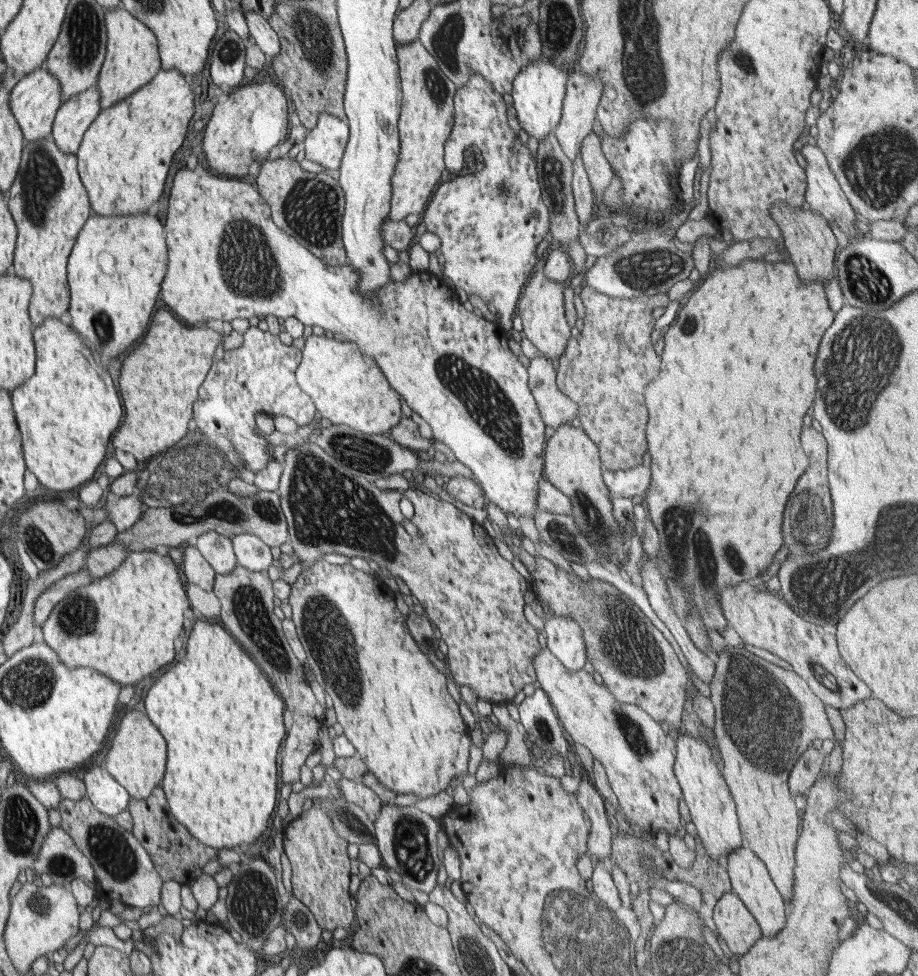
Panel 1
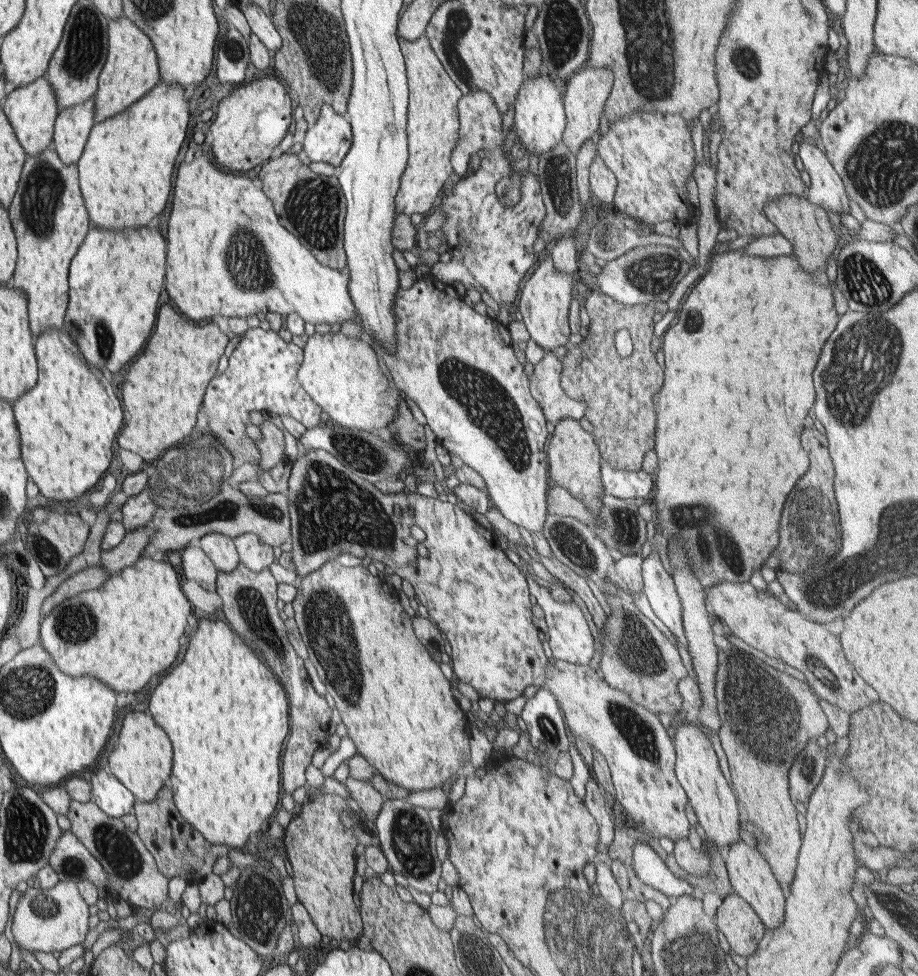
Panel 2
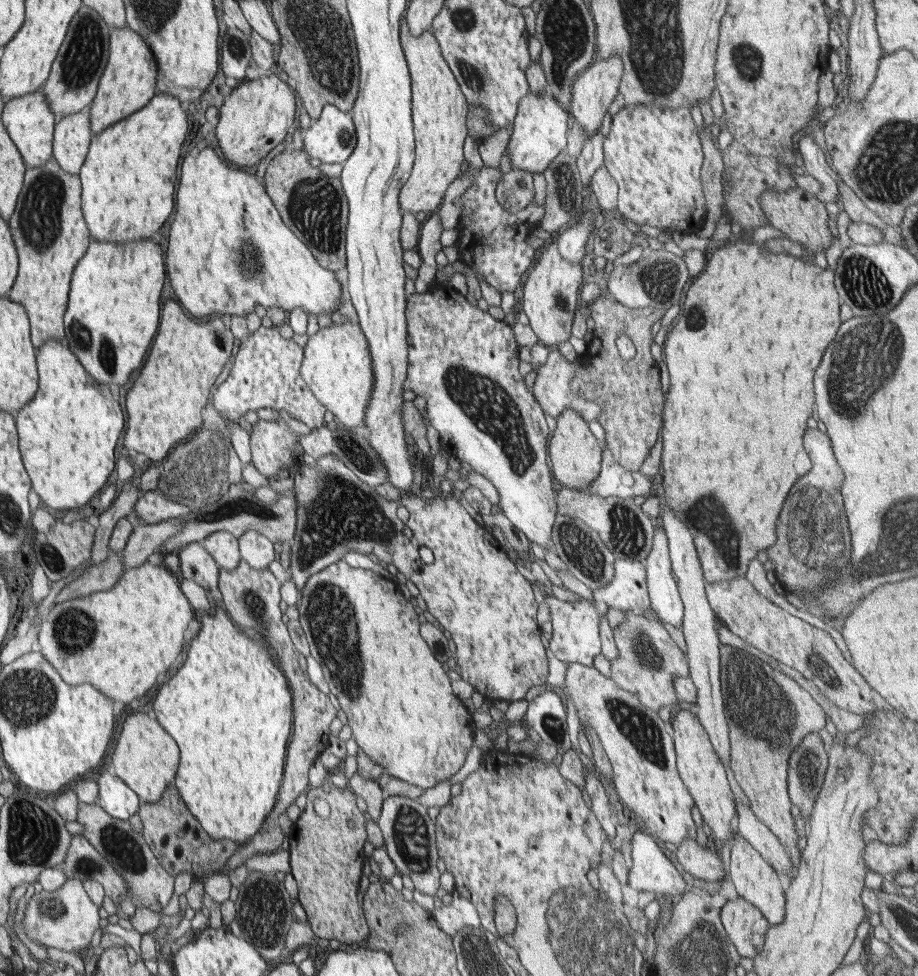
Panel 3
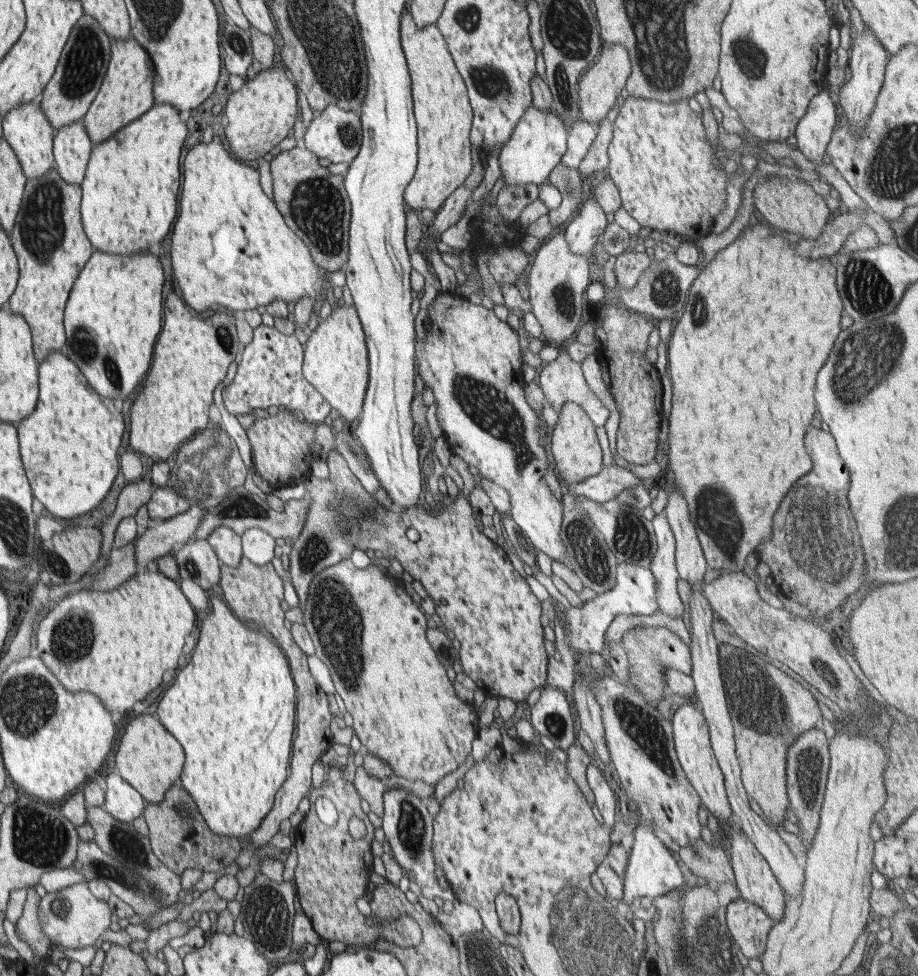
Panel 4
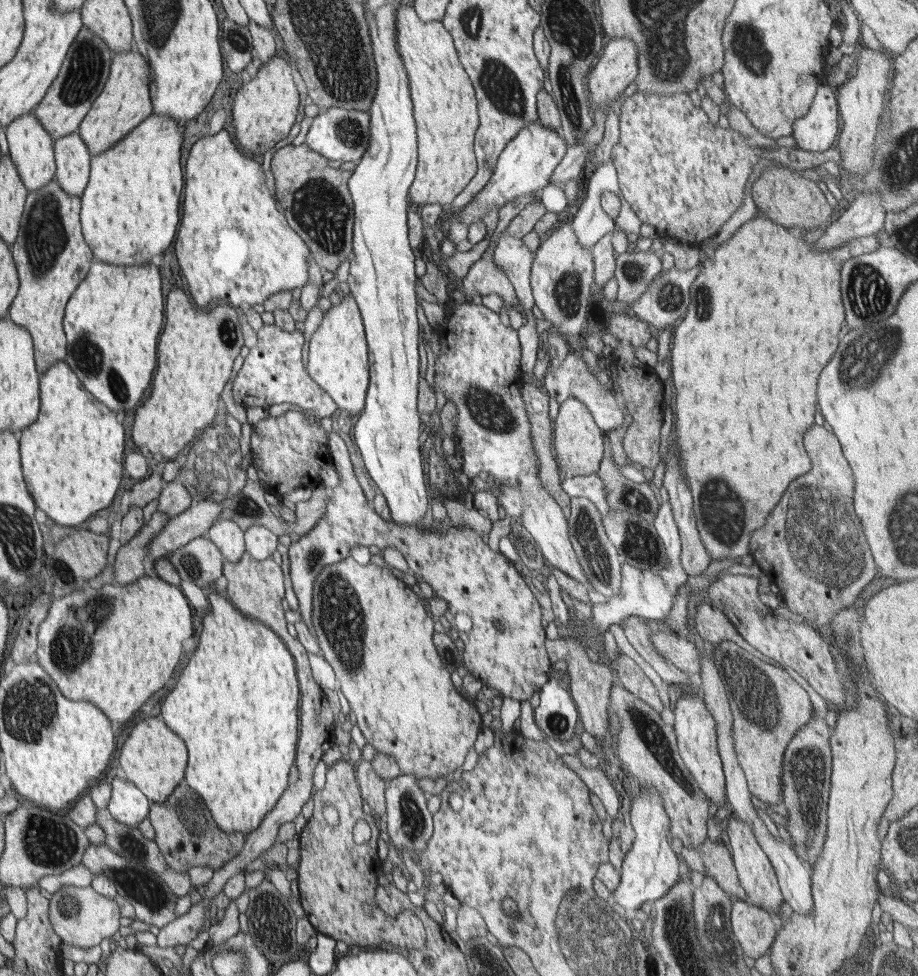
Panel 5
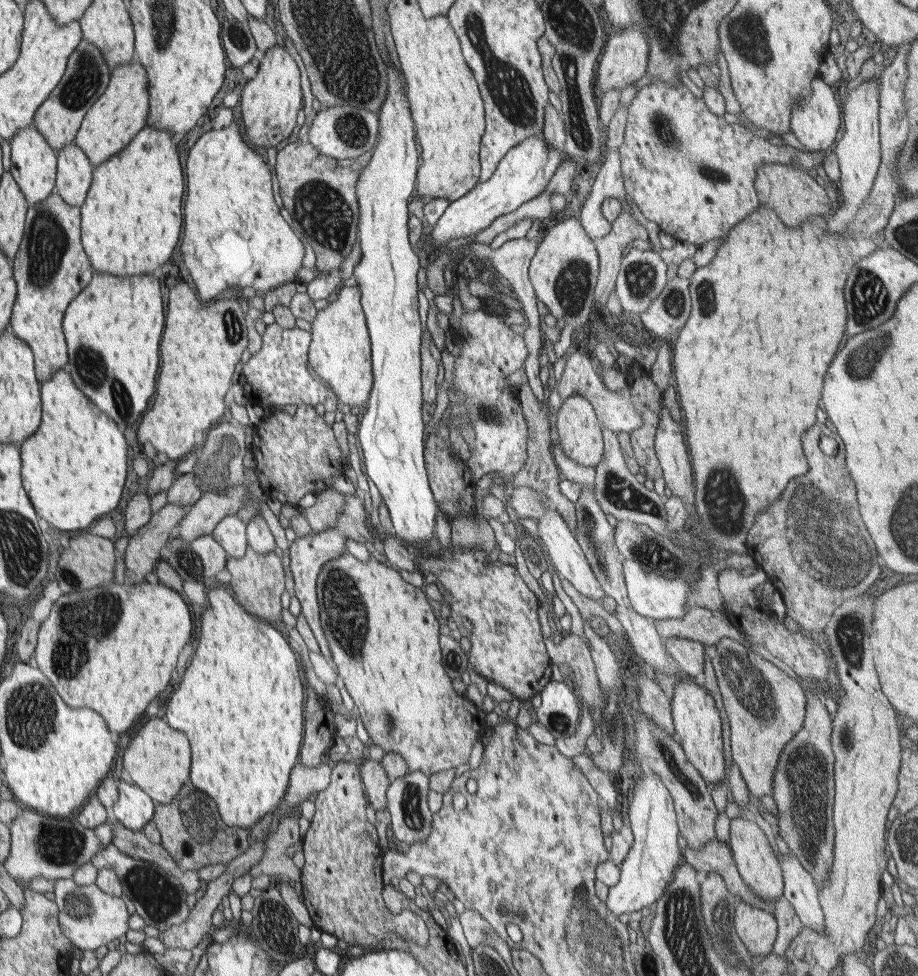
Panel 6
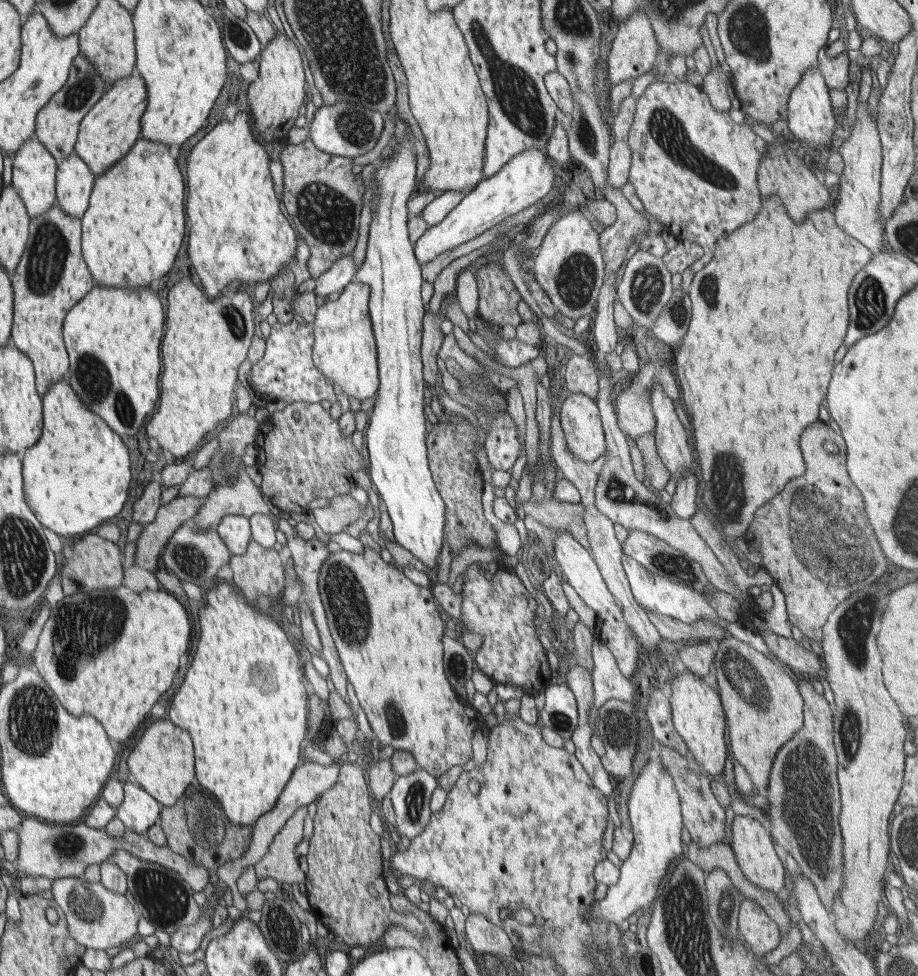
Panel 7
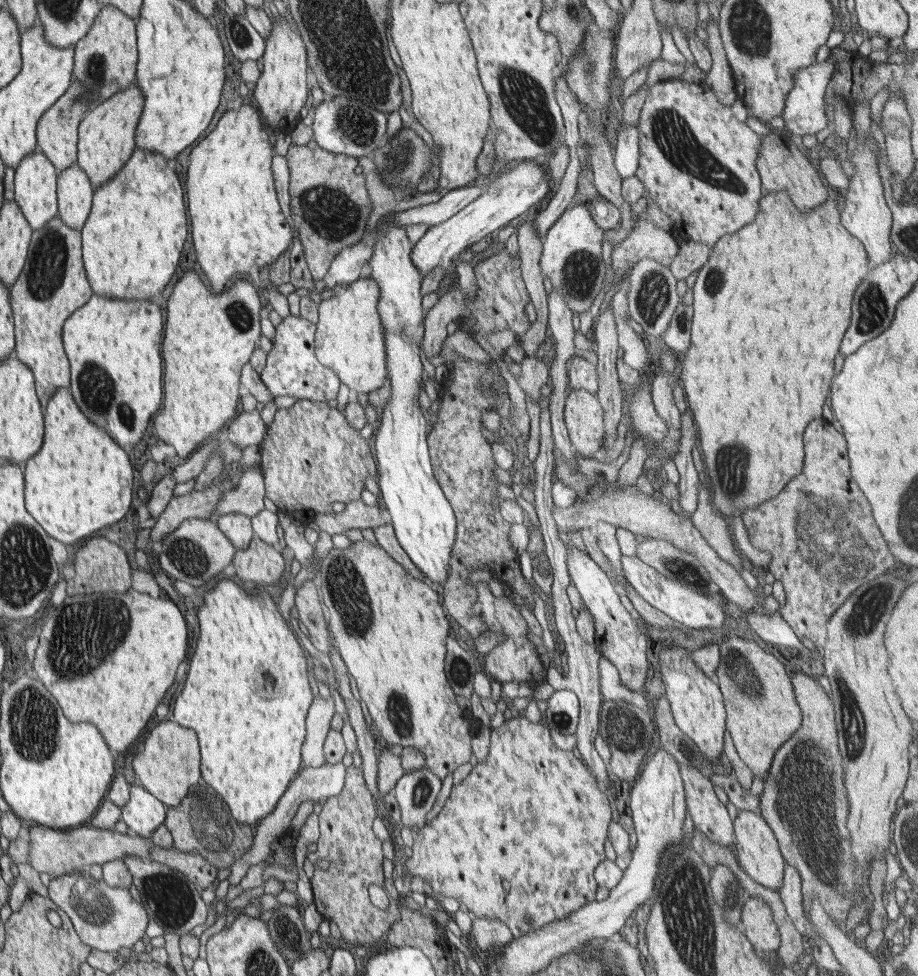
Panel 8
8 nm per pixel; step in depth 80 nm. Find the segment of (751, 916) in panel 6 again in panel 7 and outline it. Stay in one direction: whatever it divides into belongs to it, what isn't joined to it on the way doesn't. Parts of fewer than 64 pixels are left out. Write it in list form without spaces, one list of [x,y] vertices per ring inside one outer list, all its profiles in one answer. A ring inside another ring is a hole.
[[[744,899],[740,904],[738,926],[741,938],[759,958],[780,944],[779,926],[755,900]]]

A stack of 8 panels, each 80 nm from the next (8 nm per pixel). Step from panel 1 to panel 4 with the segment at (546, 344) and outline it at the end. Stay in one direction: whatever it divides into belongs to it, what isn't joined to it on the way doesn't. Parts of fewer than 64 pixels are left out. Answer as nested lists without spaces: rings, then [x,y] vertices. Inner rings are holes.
[[[558,229],[548,242],[539,245],[533,254],[528,283],[529,301],[542,329],[545,344],[561,346],[570,341],[578,326],[587,317],[586,288],[592,282],[588,256],[574,254],[564,232]]]

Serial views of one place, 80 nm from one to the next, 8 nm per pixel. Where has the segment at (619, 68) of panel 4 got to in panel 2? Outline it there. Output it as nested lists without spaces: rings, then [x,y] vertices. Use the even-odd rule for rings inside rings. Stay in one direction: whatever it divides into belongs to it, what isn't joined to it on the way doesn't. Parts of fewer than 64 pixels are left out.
[[[588,67],[574,73],[565,87],[563,99],[566,129],[562,142],[576,154],[579,148],[599,130],[600,118],[614,84],[614,71],[610,67]]]

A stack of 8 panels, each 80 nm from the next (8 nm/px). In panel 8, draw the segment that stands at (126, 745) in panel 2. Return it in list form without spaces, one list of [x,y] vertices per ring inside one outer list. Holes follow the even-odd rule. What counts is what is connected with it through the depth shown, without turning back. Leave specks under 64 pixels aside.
[[[157,720],[144,740],[144,748],[132,760],[137,783],[161,799],[166,806],[179,806],[190,786],[202,780],[199,736],[195,730],[180,726],[176,721]]]

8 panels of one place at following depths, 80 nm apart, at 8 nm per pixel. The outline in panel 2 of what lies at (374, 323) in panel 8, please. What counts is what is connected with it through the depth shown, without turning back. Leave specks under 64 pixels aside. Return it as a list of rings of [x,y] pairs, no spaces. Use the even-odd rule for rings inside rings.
[[[329,331],[327,334],[315,333],[309,337],[303,349],[303,362],[298,370],[298,380],[303,390],[330,416],[330,422],[348,428],[371,432],[374,428],[391,427],[401,403],[400,392],[392,386],[390,377],[377,358],[374,348],[362,338],[344,336],[342,332]]]

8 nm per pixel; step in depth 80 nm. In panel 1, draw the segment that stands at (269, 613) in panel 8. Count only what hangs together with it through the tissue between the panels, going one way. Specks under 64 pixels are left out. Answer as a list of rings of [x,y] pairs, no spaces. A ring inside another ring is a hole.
[[[196,619],[188,631],[188,641],[184,641],[183,652],[182,662],[176,662],[174,666],[170,666],[166,670],[166,673],[157,678],[152,688],[148,690],[146,700],[144,700],[146,714],[150,714],[149,718],[153,721],[154,726],[158,727],[168,743],[168,764],[166,765],[165,777],[160,785],[165,790],[166,798],[169,801],[169,814],[175,822],[182,824],[196,840],[218,851],[224,848],[238,850],[241,844],[251,845],[256,842],[257,838],[267,829],[268,820],[276,808],[276,800],[278,800],[278,750],[282,746],[284,736],[287,735],[283,719],[285,702],[268,680],[266,673],[246,652],[245,647],[217,620]]]

